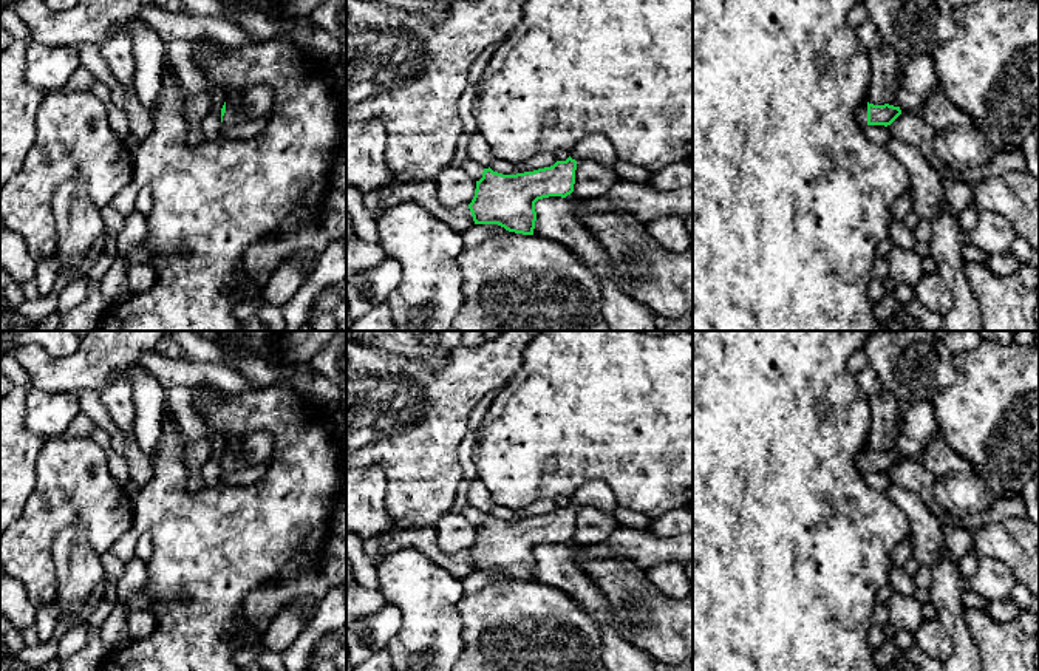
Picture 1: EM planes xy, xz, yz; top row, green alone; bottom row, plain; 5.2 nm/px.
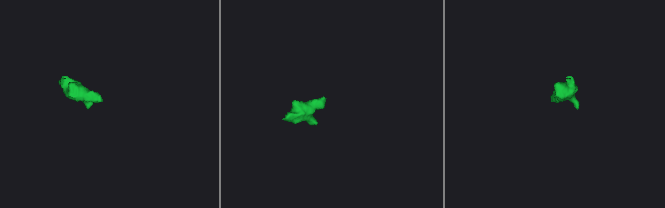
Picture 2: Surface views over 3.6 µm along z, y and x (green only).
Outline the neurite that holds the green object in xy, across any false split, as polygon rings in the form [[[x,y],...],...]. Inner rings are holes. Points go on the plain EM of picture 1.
[[[255,431],[244,436],[243,451],[224,448],[221,455],[223,472],[238,472],[246,467],[264,464],[274,450],[274,439],[267,431]]]

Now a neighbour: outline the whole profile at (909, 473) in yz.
[[[901,458],[901,461],[887,472],[887,476],[891,484],[901,485],[915,493],[939,521],[948,515],[934,495],[937,478],[915,458]]]

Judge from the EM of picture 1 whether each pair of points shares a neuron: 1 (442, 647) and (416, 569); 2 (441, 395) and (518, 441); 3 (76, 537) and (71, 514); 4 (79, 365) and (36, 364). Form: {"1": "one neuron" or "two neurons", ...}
{"1": "one neuron", "2": "two neurons", "3": "two neurons", "4": "one neuron"}

